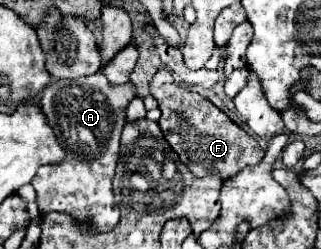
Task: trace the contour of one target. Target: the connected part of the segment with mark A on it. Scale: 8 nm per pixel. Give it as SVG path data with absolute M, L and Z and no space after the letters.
M101 71L73 81L53 81L43 89L43 113L67 155L63 163L39 167L31 181L43 215L49 211L69 213L79 223L85 219L93 221L99 231L109 231L117 225L119 207L113 199L111 181L119 159L119 137L125 125L125 109L133 97L137 97L133 83L111 85Z

